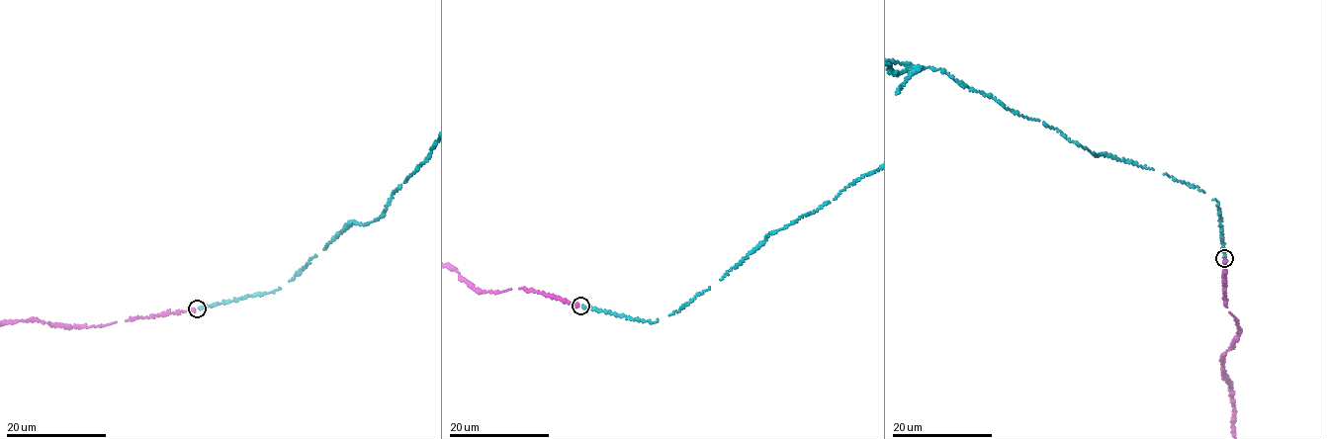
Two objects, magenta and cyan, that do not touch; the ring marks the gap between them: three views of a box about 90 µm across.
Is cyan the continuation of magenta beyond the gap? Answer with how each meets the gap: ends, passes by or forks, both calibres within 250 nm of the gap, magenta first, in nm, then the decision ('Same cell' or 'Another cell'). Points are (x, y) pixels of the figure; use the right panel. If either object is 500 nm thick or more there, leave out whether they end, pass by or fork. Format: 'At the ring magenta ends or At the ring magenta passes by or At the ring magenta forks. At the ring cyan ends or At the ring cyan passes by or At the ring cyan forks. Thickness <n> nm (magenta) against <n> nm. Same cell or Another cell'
At the ring magenta ends. At the ring cyan ends. Thickness 180 nm (magenta) against 140 nm. Same cell

